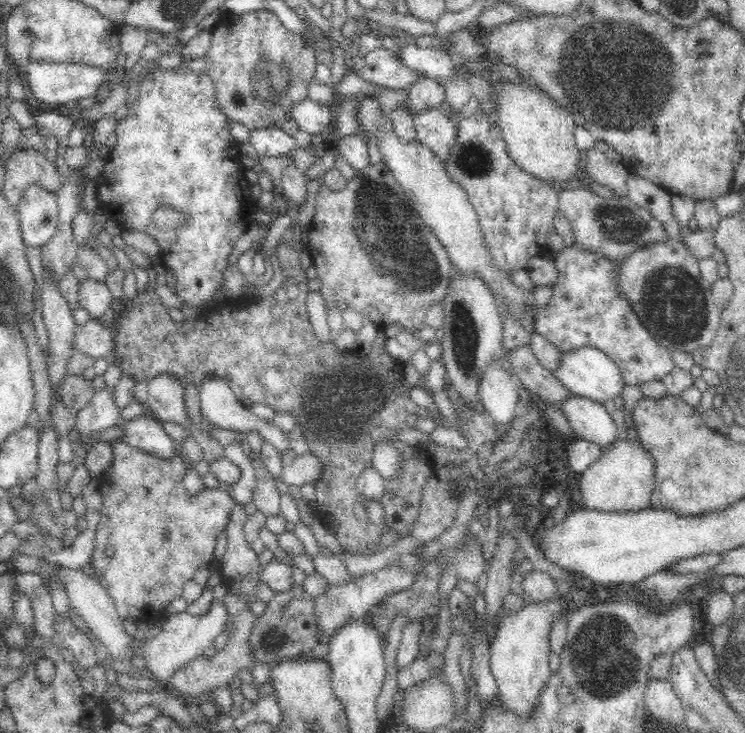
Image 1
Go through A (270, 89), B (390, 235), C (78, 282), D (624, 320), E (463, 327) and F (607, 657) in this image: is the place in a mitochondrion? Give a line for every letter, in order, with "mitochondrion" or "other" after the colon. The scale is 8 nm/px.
A: mitochondrion
B: mitochondrion
C: other
D: mitochondrion
E: mitochondrion
F: mitochondrion

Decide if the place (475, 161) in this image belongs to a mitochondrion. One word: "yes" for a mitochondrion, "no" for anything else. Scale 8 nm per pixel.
yes

